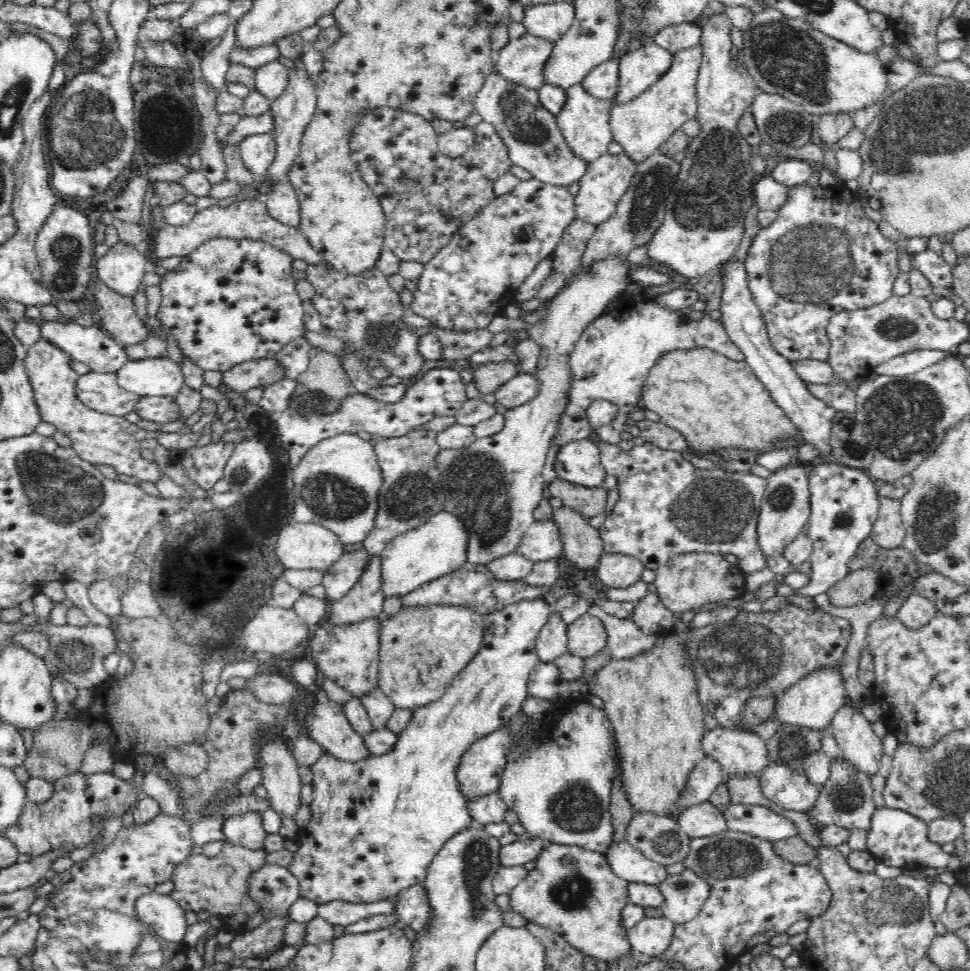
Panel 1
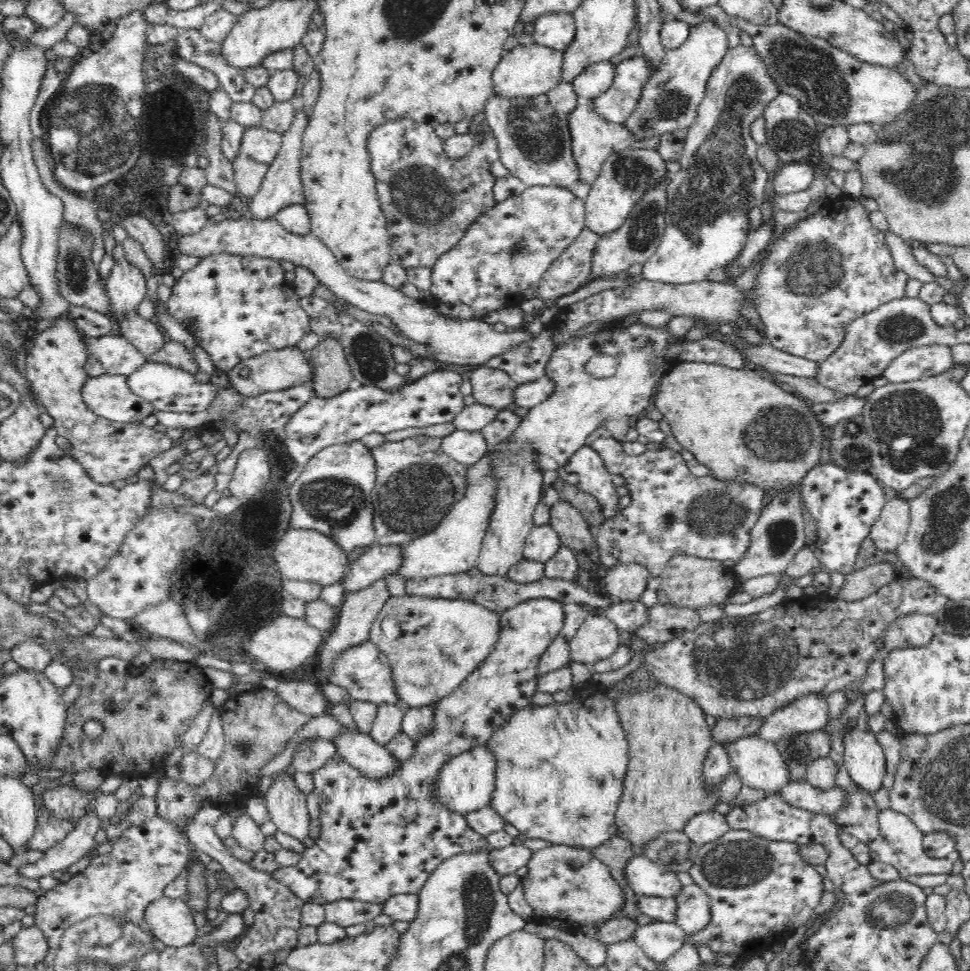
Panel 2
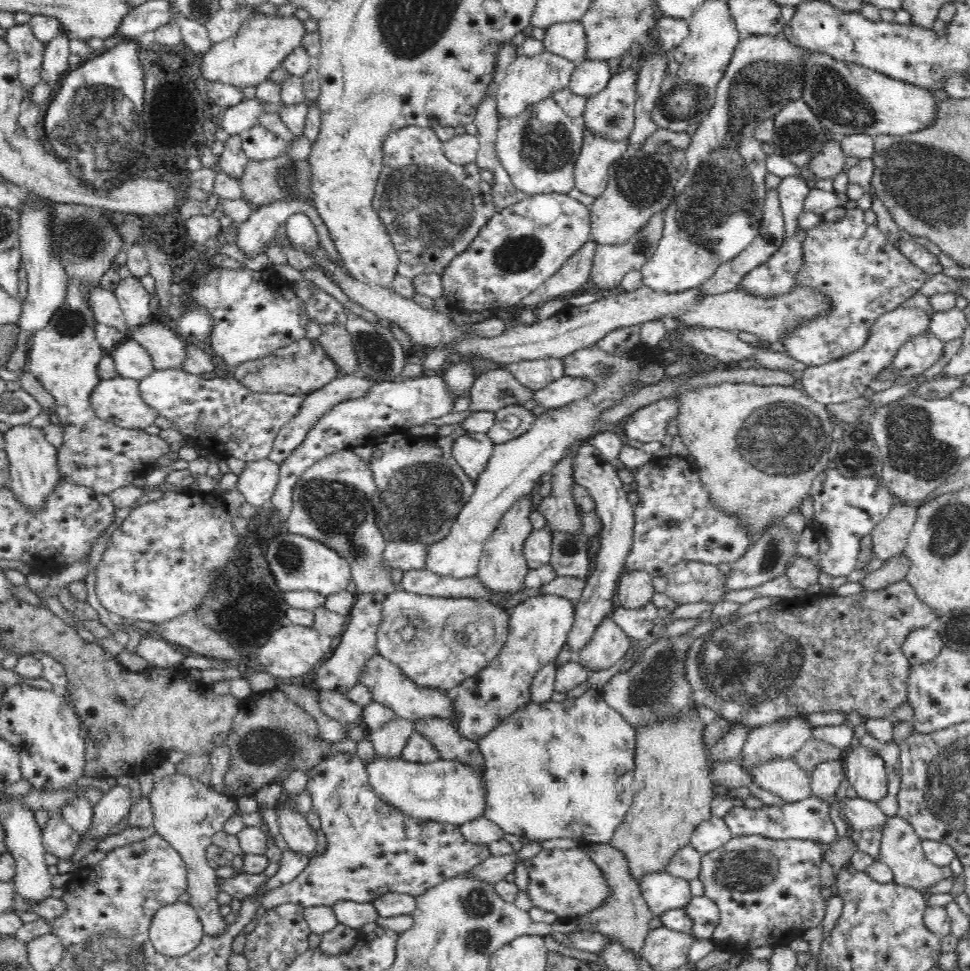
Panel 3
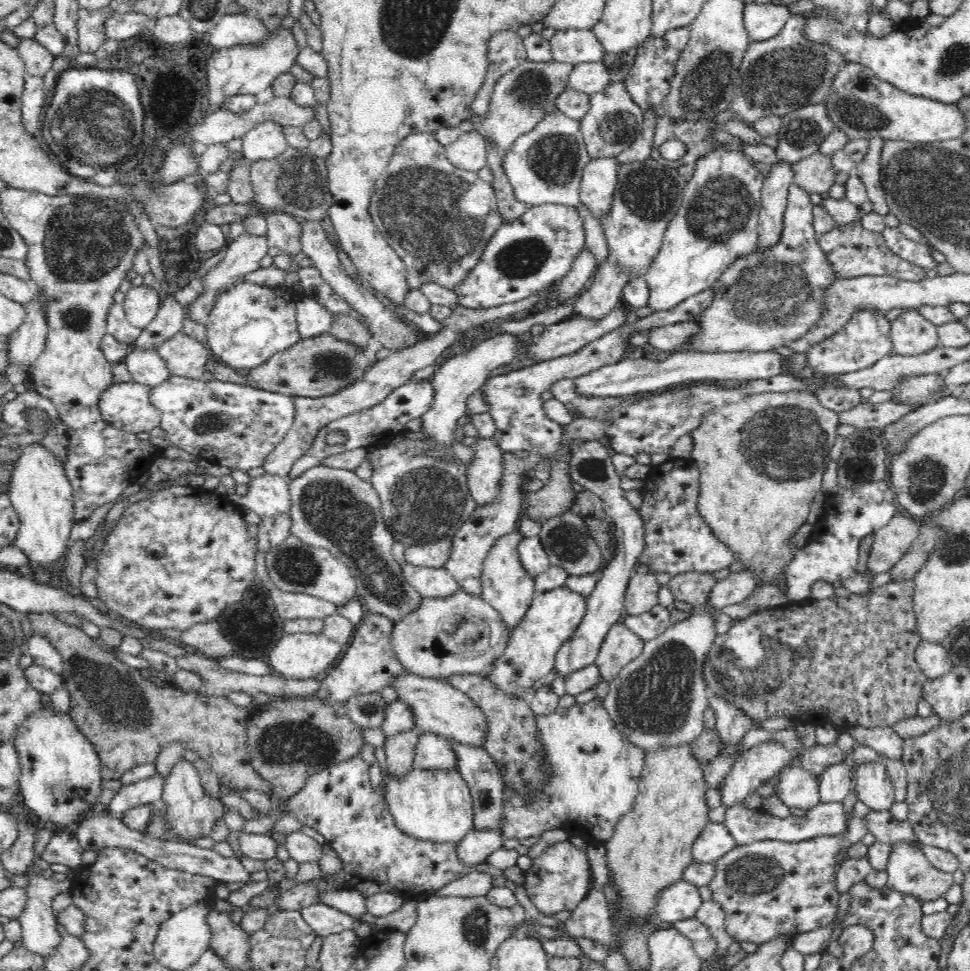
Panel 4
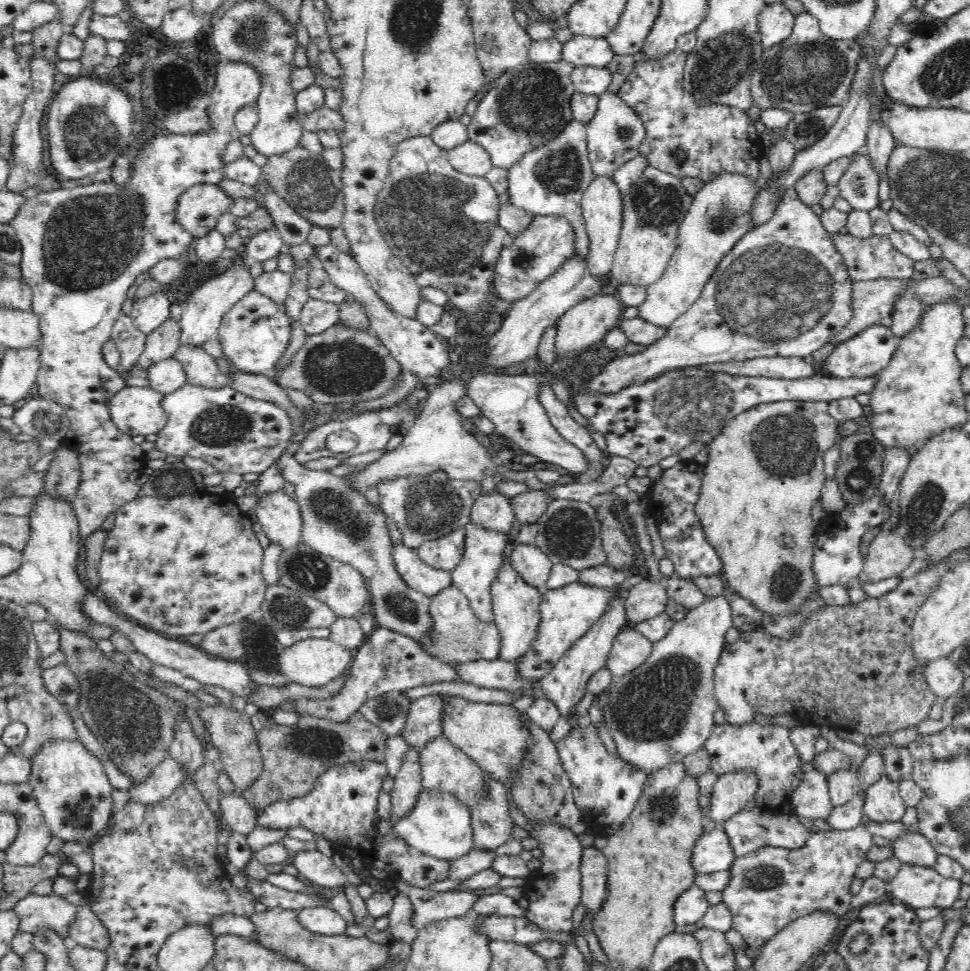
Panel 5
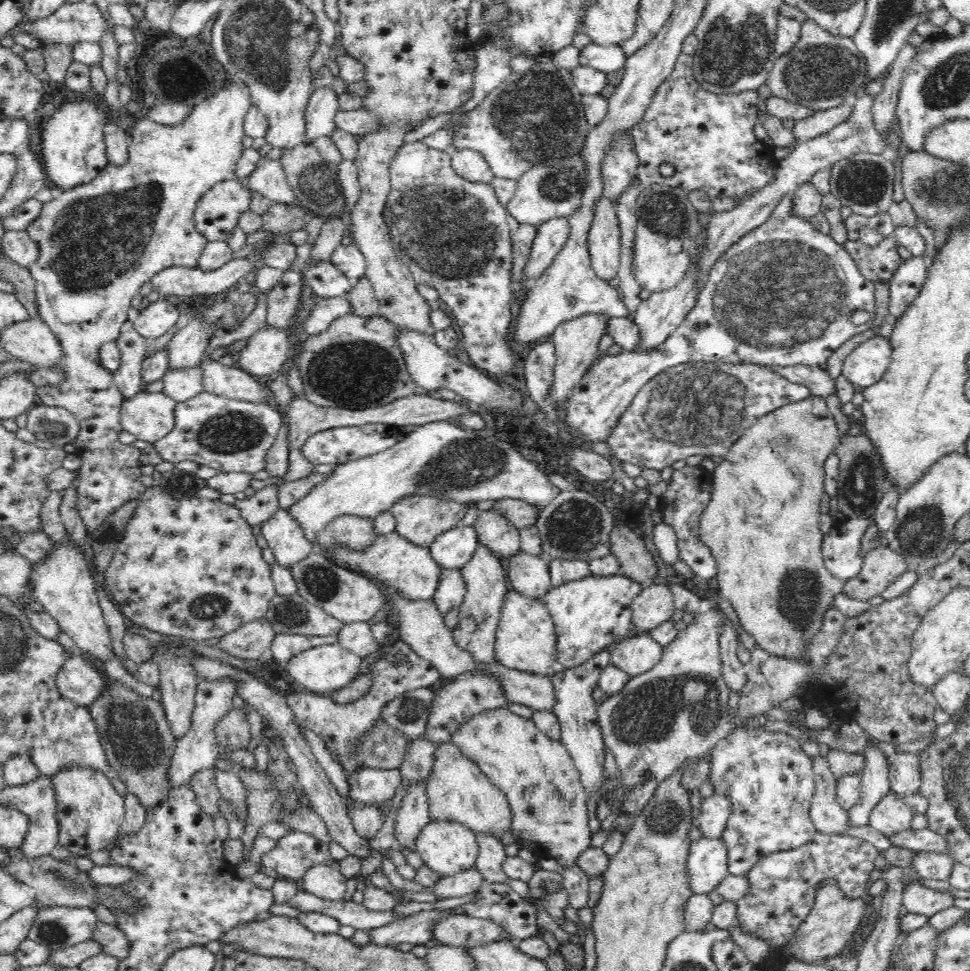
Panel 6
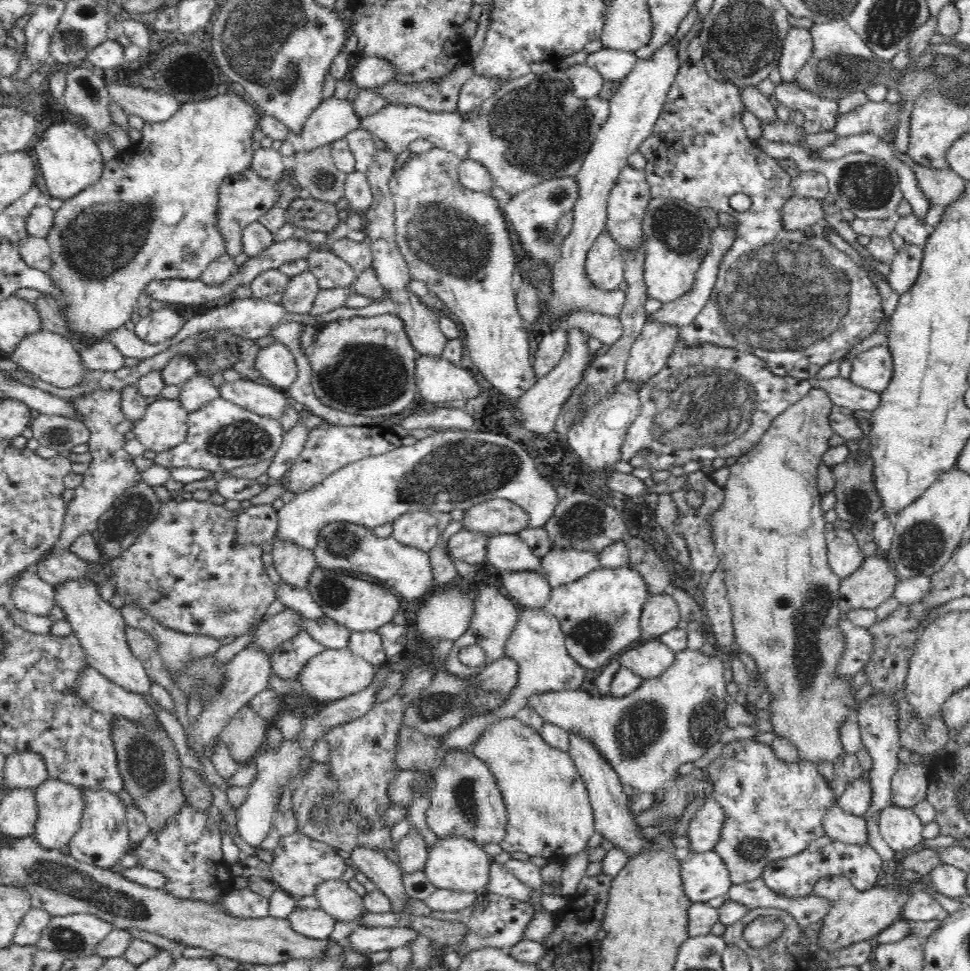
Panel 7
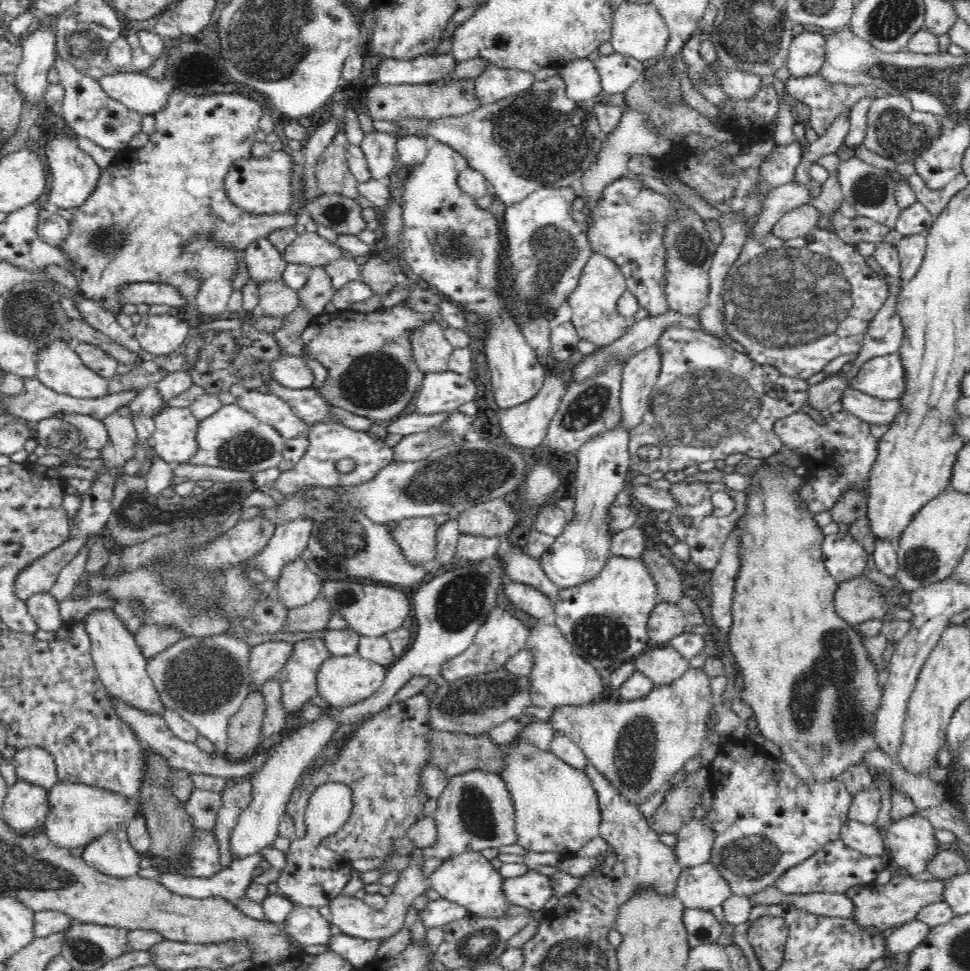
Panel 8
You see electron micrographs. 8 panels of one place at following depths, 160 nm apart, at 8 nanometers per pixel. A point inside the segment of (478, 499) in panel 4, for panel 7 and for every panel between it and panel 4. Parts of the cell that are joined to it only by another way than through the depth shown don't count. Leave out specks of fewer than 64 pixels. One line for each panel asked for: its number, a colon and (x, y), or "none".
5: (495, 512)
6: (494, 531)
7: (506, 552)

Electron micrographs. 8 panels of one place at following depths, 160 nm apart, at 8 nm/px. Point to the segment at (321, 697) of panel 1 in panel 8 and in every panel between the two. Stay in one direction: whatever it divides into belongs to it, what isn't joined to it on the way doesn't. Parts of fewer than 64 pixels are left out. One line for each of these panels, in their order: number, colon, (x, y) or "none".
2: (374, 761)
3: (445, 791)
4: (436, 806)
5: (440, 826)
6: (447, 848)
7: (456, 863)
8: (468, 879)

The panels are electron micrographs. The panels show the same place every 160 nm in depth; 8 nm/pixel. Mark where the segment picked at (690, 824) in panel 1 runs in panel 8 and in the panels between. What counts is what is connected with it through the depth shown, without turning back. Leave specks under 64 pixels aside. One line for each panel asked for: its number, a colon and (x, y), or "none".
2: (704, 828)
3: (712, 834)
4: (715, 841)
5: (712, 853)
6: (707, 863)
7: (705, 876)
8: (702, 887)

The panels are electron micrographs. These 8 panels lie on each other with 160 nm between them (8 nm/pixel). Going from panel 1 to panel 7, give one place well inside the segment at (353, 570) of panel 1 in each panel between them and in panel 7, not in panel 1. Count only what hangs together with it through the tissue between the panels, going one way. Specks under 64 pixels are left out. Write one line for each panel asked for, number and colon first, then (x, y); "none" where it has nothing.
2: (379, 561)
3: (405, 555)
4: (432, 555)
5: (444, 553)
6: (452, 550)
7: (472, 547)

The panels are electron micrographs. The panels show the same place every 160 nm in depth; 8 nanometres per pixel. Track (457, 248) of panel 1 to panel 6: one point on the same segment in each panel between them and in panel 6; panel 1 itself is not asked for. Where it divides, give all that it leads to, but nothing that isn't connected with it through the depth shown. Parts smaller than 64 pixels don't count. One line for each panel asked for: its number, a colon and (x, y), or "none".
2: (507, 250)
3: (520, 247)
4: (524, 257)
5: (531, 257)
6: (551, 236)

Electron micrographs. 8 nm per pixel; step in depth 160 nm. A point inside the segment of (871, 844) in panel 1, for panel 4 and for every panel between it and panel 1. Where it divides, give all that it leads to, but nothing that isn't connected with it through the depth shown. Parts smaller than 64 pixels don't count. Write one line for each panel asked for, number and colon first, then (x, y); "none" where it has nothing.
2: (900, 844)
3: (901, 849)
4: (909, 871)

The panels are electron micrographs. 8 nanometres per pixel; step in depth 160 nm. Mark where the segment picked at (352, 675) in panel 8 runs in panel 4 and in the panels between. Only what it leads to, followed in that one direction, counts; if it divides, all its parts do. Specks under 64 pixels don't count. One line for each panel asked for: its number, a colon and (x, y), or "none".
4: (303, 656)
5: (315, 661)
6: (327, 668)
7: (332, 675)

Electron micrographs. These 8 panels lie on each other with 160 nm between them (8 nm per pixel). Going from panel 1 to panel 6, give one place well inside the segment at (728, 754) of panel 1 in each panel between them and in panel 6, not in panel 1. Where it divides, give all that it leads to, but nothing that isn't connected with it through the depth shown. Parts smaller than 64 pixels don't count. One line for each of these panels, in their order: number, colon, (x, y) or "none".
2: (758, 763)
3: (783, 777)
4: (798, 788)
5: (811, 799)
6: (826, 814)

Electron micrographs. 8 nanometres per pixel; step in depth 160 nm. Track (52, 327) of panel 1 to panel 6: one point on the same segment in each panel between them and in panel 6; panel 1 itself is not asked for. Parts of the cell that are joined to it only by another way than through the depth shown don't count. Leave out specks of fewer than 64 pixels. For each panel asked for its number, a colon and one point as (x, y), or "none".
2: (118, 356)
3: (131, 360)
4: (147, 367)
5: (167, 376)
6: (182, 385)

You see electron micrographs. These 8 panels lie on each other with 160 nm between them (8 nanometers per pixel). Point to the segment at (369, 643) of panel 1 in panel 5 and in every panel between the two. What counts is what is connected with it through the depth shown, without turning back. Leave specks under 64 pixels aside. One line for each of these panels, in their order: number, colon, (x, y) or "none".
2: (364, 671)
3: (388, 685)
4: (439, 708)
5: (492, 735)

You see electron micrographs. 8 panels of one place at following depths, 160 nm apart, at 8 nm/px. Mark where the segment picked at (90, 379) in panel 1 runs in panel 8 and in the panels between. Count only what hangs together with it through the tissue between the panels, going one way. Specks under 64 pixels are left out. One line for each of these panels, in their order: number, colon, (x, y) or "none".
2: (109, 396)
3: (118, 401)
4: (126, 406)
5: (136, 411)
6: (149, 416)
7: (163, 426)
8: (174, 440)

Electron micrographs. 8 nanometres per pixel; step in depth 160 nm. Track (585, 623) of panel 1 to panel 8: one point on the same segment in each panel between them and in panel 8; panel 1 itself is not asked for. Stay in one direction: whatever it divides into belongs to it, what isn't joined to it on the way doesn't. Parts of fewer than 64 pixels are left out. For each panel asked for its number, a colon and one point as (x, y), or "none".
2: (597, 639)
3: (610, 643)
4: (622, 646)
5: (630, 649)
6: (635, 655)
7: (650, 659)
8: (662, 665)

